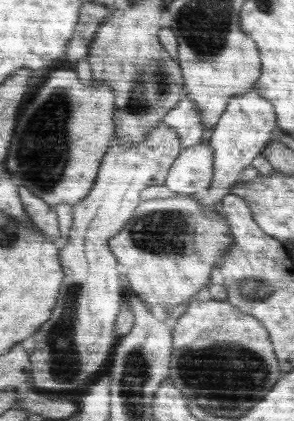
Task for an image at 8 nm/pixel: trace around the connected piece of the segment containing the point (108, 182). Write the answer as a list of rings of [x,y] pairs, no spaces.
[[[163,121],[150,130],[146,139],[136,146],[114,146],[106,154],[102,174],[98,174],[98,186],[86,202],[72,205],[73,223],[65,241],[61,242],[61,266],[65,280],[60,297],[56,301],[50,322],[34,334],[34,358],[32,358],[32,389],[41,394],[58,398],[64,392],[84,388],[92,378],[90,374],[102,372],[104,360],[114,350],[114,322],[120,312],[120,286],[116,258],[110,252],[109,241],[124,228],[137,206],[141,204],[140,191],[147,186],[164,184],[174,161],[182,150],[176,130],[170,130]]]

